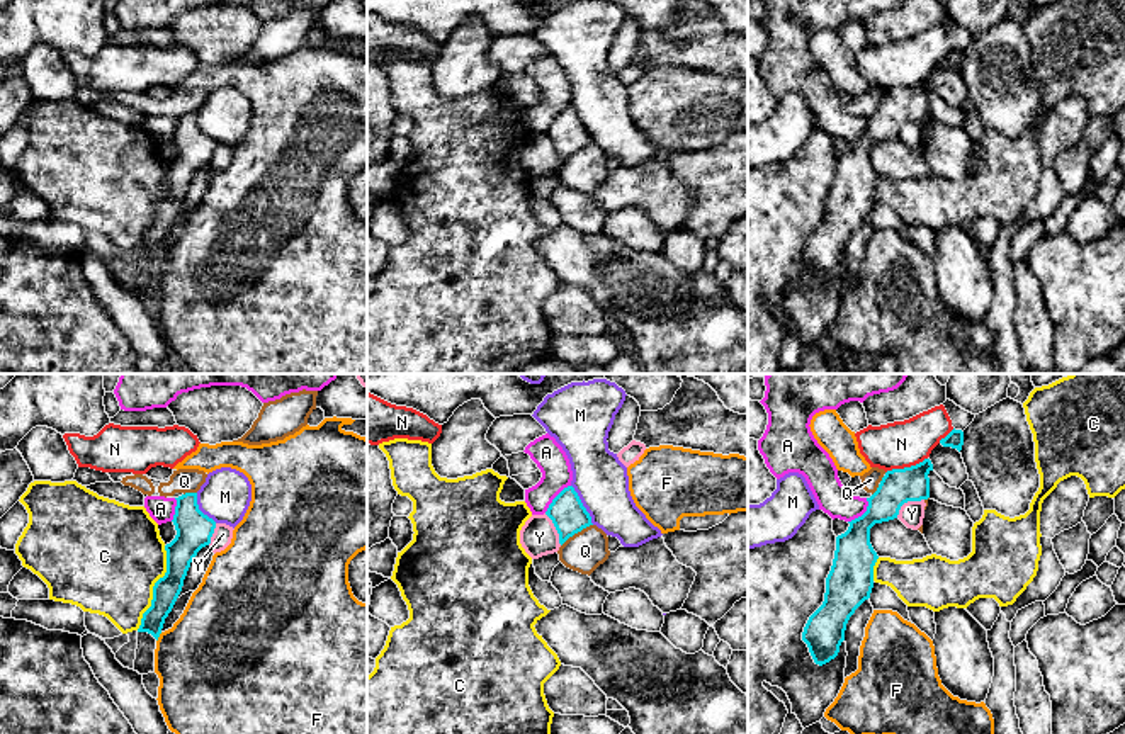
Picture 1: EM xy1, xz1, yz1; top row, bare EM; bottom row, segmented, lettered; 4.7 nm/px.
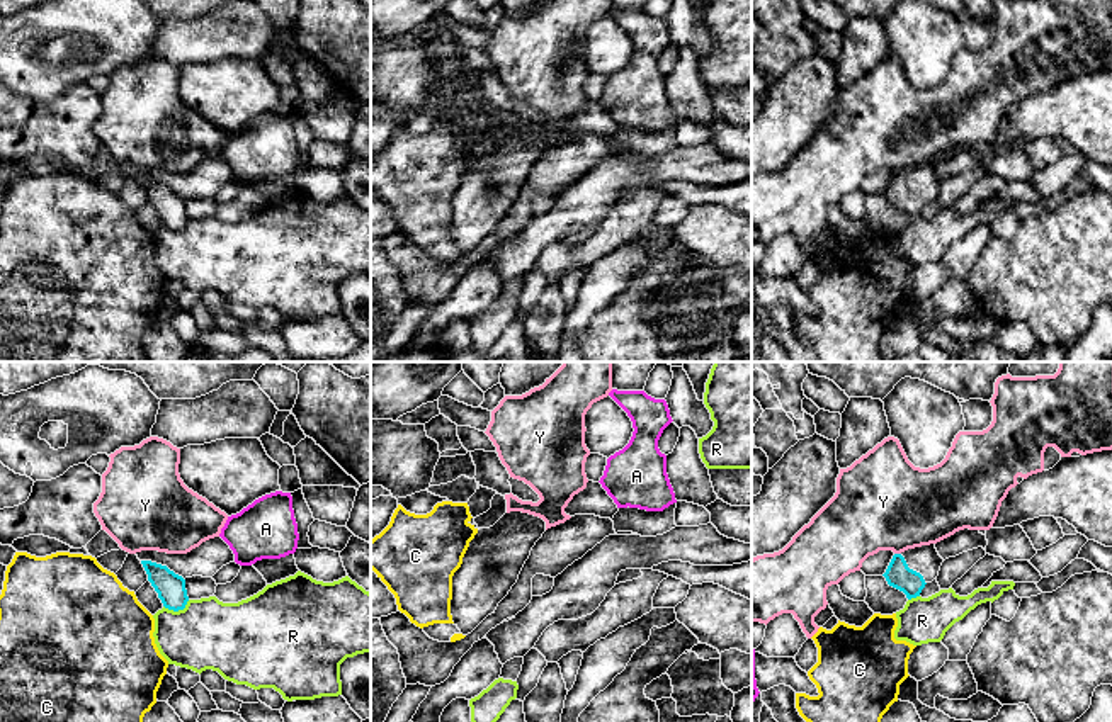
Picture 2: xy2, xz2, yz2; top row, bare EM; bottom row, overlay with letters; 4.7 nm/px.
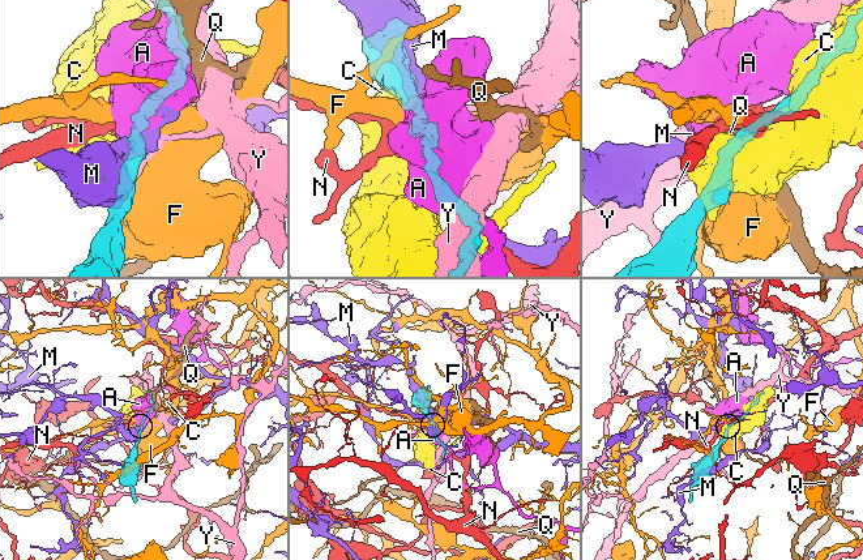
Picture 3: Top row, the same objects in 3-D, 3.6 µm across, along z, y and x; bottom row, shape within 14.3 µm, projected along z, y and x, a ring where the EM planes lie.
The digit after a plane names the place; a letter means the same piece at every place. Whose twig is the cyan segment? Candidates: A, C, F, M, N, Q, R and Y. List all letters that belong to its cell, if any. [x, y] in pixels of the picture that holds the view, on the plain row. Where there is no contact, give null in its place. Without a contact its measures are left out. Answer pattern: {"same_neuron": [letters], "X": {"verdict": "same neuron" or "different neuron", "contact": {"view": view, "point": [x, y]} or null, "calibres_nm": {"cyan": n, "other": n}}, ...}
{"same_neuron": [], "A": {"verdict": "different neuron", "contact": {"view": "xz1", "point": [554, 118]}, "calibres_nm": {"cyan": 160, "other": 150}}, "C": {"verdict": "different neuron", "contact": {"view": "xy1", "point": [153, 208]}, "calibres_nm": {"cyan": 140, "other": 480}}, "F": {"verdict": "different neuron", "contact": {"view": "xy1", "point": [158, 255]}, "calibres_nm": {"cyan": 130, "other": 460}}, "M": {"verdict": "different neuron", "contact": {"view": "xz1", "point": [582, 124]}, "calibres_nm": {"cyan": 160, "other": 260}}, "N": {"verdict": "different neuron", "contact": {"view": "yz1", "point": [906, 87]}, "calibres_nm": {"cyan": 170, "other": 220}}, "Q": {"verdict": "different neuron", "contact": {"view": "xz1", "point": [576, 152]}, "calibres_nm": {"cyan": 160, "other": 190}}, "R": {"verdict": "different neuron", "contact": {"view": "xy2", "point": [177, 230]}, "calibres_nm": {"cyan": 140, "other": 340}}, "Y": {"verdict": "different neuron", "contact": {"view": "yz1", "point": [906, 121]}, "calibres_nm": {"cyan": 170, "other": 120}}}

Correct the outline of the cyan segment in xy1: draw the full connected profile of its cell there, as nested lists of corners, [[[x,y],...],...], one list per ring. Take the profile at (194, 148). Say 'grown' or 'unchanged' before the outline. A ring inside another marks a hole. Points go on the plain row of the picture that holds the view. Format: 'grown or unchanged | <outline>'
unchanged | [[[185,112],[177,119],[173,144],[175,158],[165,165],[167,192],[153,206],[151,226],[143,233],[138,251],[148,251],[156,260],[165,238],[172,231],[197,172],[211,163],[216,141],[204,134],[197,124],[197,112]]]

